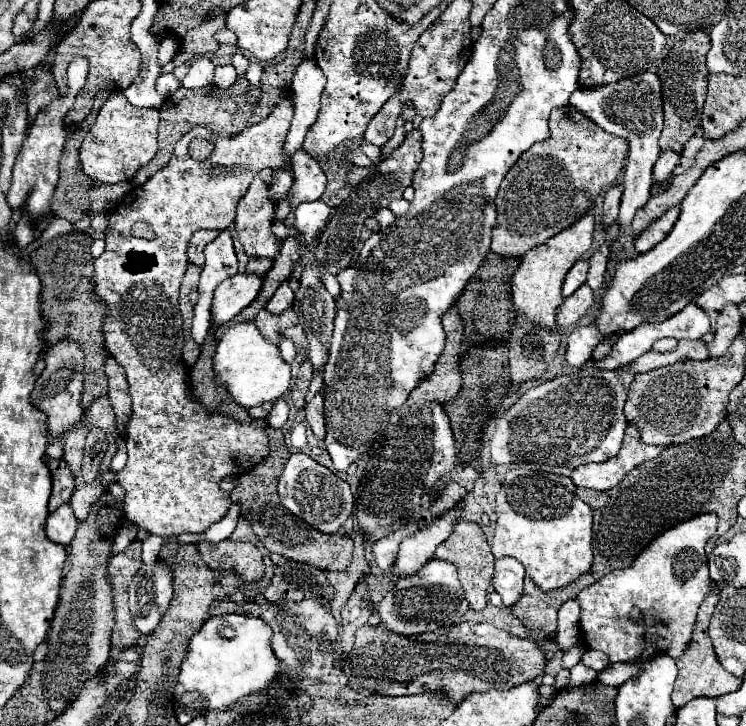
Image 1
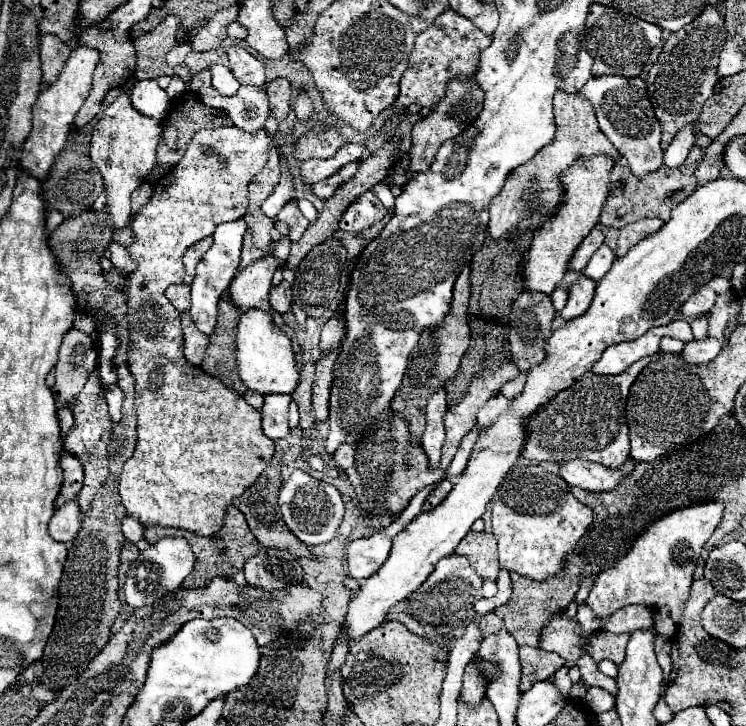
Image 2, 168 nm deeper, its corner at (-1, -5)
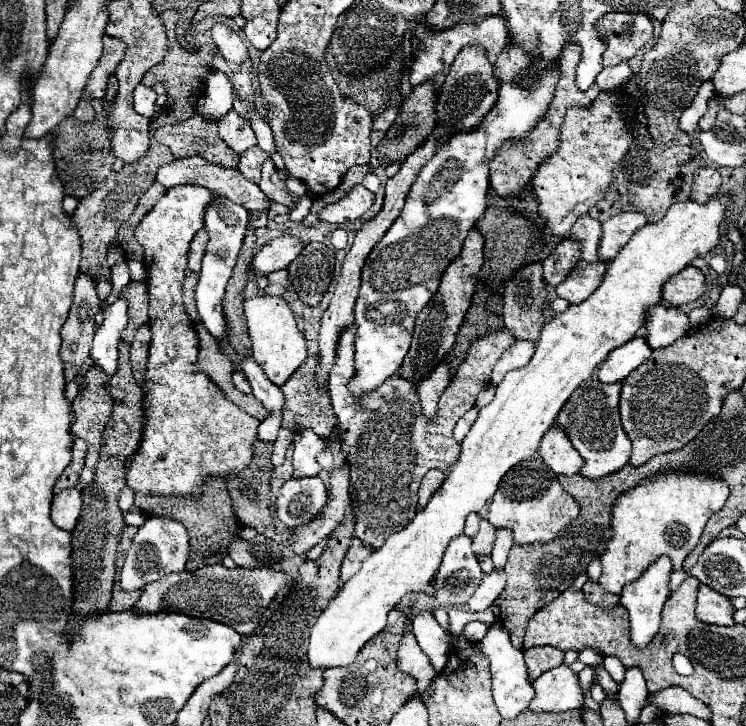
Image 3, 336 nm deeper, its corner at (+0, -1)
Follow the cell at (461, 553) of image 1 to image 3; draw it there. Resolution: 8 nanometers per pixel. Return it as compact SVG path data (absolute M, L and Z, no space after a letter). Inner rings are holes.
M481 518L481 526L479 532L473 536L473 550L475 554L491 554L491 546L495 542L495 526Z

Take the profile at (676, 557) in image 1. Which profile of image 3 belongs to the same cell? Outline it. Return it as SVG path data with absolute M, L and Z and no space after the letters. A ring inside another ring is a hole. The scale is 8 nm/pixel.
M661 470L643 478L635 488L623 492L611 506L613 538L609 538L601 554L599 584L619 594L625 582L643 574L655 558L667 554L673 560L673 570L683 568L685 556L695 548L707 520L723 508L729 498L729 486L723 478L705 472Z

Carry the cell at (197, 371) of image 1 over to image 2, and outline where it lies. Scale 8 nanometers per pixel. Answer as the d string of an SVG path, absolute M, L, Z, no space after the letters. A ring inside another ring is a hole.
M224 296L218 306L218 322L216 322L214 332L210 334L210 344L206 348L206 356L200 368L206 374L220 380L230 390L234 390L238 396L244 396L248 388L240 382L236 374L236 362L232 358L238 318L240 318L238 308L230 302L230 298Z

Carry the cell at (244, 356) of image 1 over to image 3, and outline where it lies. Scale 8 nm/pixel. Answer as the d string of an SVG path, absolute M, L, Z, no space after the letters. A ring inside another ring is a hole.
M255 296L245 300L245 316L249 326L249 336L253 342L253 358L259 362L267 378L281 386L307 358L307 340L303 338L293 312L283 296Z

